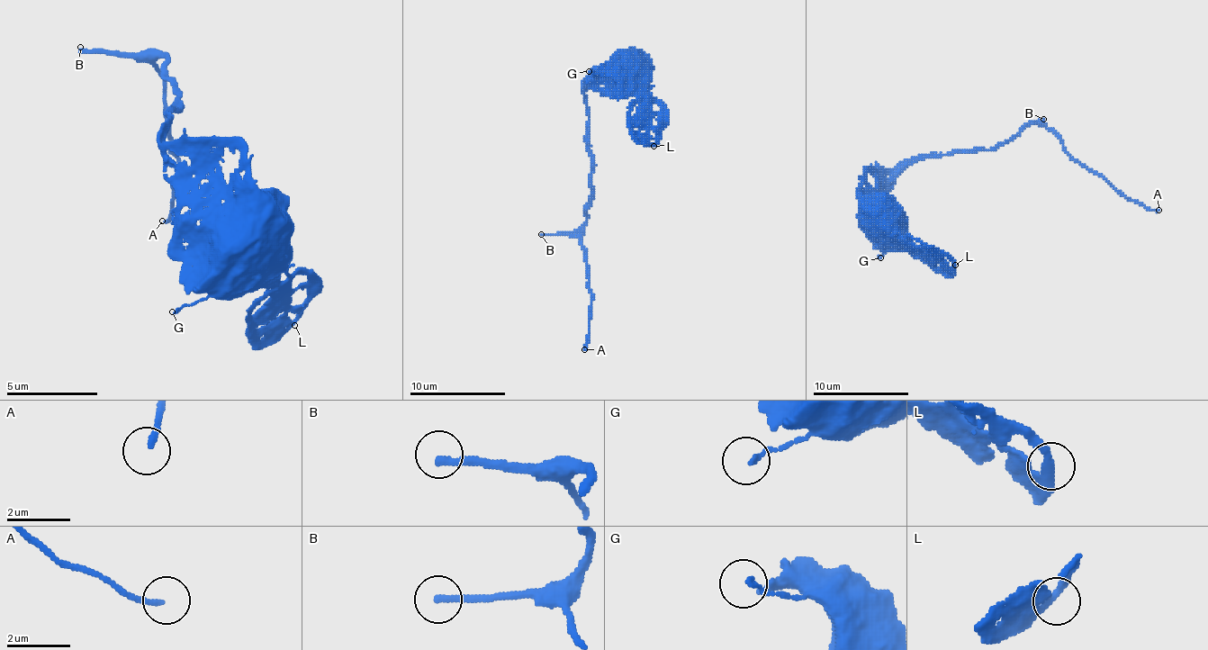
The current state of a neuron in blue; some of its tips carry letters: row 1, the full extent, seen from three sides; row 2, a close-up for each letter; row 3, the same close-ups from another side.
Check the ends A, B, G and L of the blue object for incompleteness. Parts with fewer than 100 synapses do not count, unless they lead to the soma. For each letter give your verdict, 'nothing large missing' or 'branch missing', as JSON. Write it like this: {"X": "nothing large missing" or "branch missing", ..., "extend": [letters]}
{"A": "nothing large missing", "B": "branch missing", "G": "nothing large missing", "L": "nothing large missing", "extend": ["B"]}

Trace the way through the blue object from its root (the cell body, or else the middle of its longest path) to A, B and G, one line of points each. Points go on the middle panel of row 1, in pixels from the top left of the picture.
A: (627, 71), (627, 62), (615, 59), (584, 91), (591, 157), (591, 205), (581, 237), (591, 294), (584, 349)
B: (627, 71), (627, 62), (615, 59), (584, 91), (591, 157), (587, 220), (572, 232), (541, 234)
G: (627, 71), (625, 64), (615, 64), (603, 76), (589, 71)

